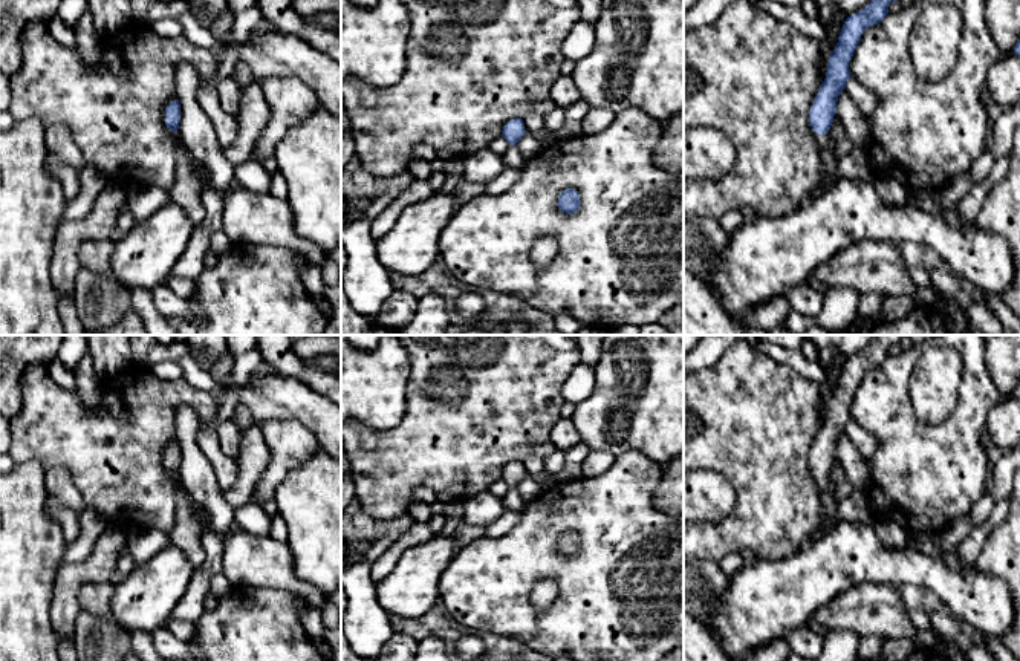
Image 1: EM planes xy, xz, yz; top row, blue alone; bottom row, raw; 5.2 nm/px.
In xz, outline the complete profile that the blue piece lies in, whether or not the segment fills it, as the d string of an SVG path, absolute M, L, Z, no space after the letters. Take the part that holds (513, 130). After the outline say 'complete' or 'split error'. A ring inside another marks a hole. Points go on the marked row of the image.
M521 118L508 121L503 125L502 136L511 144L515 145L525 135L525 125Z | complete

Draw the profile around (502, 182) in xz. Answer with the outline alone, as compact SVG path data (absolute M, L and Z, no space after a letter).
M505 167L500 174L497 174L491 182L485 185L485 194L499 196L508 191L517 182L521 173L523 168Z

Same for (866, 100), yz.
M855 77L847 80L844 90L850 95L864 118L870 121L878 107L878 96L864 84L861 84Z

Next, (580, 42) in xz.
M580 20L561 44L564 60L578 61L589 55L595 46L596 31L590 23Z

